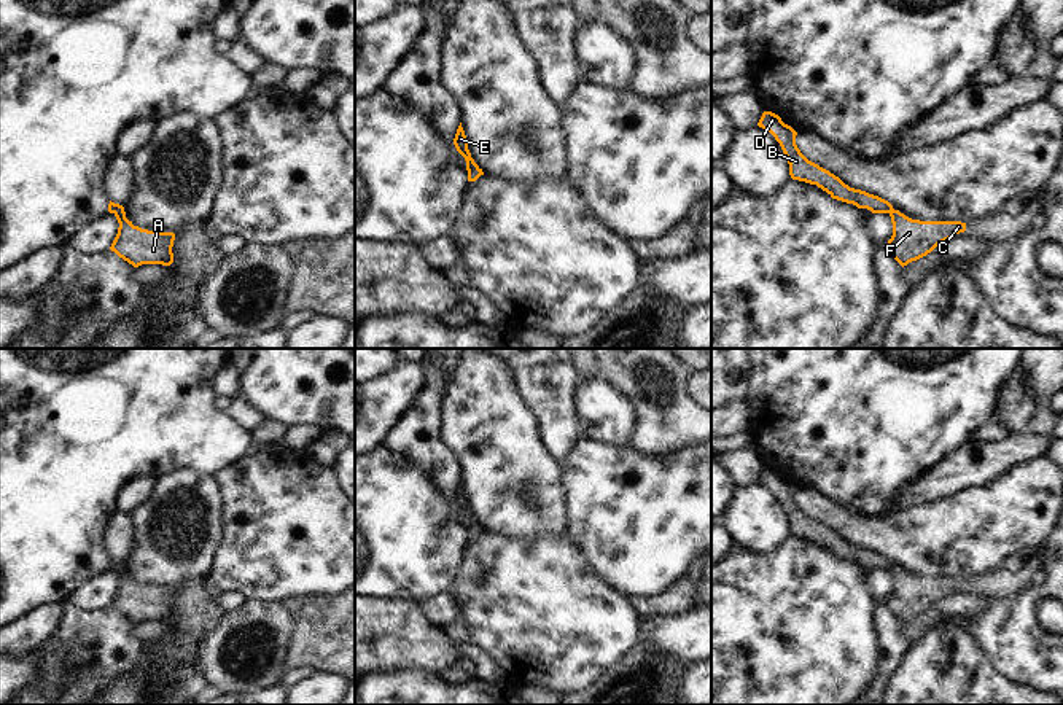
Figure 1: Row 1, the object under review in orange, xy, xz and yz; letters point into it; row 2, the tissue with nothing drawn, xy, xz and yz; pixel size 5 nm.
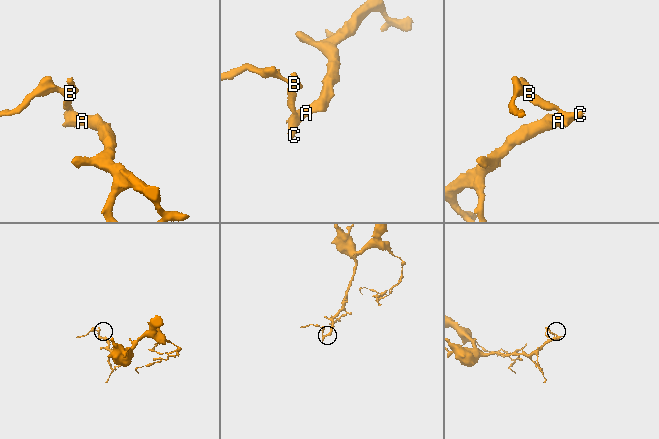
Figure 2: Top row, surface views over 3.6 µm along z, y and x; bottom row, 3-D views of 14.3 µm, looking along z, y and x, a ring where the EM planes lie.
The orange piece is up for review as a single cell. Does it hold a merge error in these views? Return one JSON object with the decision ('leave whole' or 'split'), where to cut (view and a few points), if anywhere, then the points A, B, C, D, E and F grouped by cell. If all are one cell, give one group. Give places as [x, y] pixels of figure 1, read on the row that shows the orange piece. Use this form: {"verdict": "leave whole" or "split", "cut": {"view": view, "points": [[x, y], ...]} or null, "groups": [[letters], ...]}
{"verdict": "leave whole", "cut": null, "groups": [["A", "B", "C", "D", "E", "F"]]}

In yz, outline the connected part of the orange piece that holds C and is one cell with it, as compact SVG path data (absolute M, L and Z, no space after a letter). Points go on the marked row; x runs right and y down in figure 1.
M764 111L759 127L770 132L780 143L789 164L792 180L816 185L832 199L853 204L858 208L867 208L872 213L888 213L893 223L893 236L885 248L904 267L931 253L939 243L952 239L955 234L966 231L966 223L961 221L920 221L912 220L894 210L893 205L874 194L850 188L839 177L818 164L808 161L796 145L797 132L785 124L781 118L772 111Z

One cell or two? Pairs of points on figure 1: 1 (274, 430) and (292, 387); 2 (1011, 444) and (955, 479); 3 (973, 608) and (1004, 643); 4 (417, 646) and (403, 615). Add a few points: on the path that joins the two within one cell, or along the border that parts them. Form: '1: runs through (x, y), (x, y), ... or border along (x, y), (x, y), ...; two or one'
1: border along (264, 417), (280, 420), (288, 427); two
2: runs through (996, 457), (979, 467), (969, 467); one
3: border along (993, 600), (985, 613), (969, 621); two
4: runs through (409, 638), (403, 632), (403, 623); one

